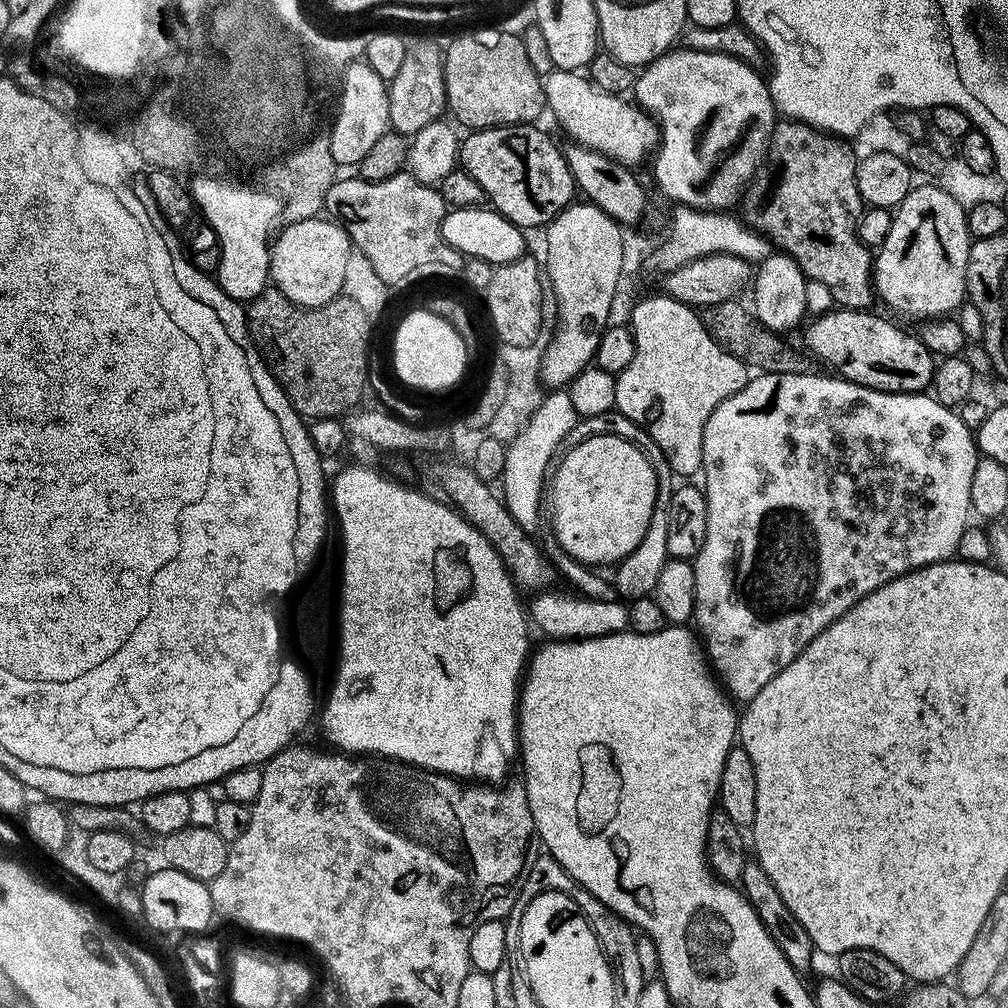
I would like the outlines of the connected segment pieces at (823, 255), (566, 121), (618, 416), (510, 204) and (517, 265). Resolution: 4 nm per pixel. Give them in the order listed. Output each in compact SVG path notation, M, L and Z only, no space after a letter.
M781 119L774 129L774 156L776 152L776 181L772 184L772 193L768 196L764 208L760 208L756 212L756 217L750 221L751 227L766 237L769 242L775 246L781 253L788 255L798 264L807 276L807 279L814 282L822 282L823 285L830 290L835 303L842 308L859 308L868 310L873 307L872 298L874 300L873 287L873 261L874 256L867 244L862 239L862 217L866 211L866 205L862 197L858 178L856 177L857 159L853 152L853 145L847 139L834 136L830 132L821 132L818 128L811 128L808 124L803 124L801 120Z
M554 68L550 75L543 77L543 85L549 113L551 114L552 112L557 122L569 135L568 138L572 139L575 143L598 150L600 153L604 153L616 161L616 163L625 164L631 168L637 167L636 164L642 163L647 157L649 159L656 148L659 147L659 123L633 101L617 93L602 90L589 77L577 71L572 72Z
M613 410L601 416L585 416L577 419L574 430L570 430L567 438L578 445L586 442L591 436L621 436L623 440L628 440L642 453L646 462L650 462L650 466L656 475L655 515L658 519L652 519L642 542L638 542L636 549L614 568L616 588L625 596L621 596L625 601L631 602L643 596L651 596L656 591L658 574L662 574L662 566L670 559L666 546L666 526L670 526L670 498L674 491L674 483L672 484L672 480L674 481L673 470L666 462L658 442L654 442L654 438L650 438L650 434L646 434L646 430L640 424L630 422L630 418L626 418L621 412Z
M535 123L508 124L500 127L469 131L463 137L459 163L463 171L468 172L482 186L487 203L495 211L500 212L511 224L516 224L521 230L528 228L543 229L549 225L559 212L577 199L578 189L576 179L572 177L570 166L566 162L561 145L555 144Z
M531 254L520 256L509 264L493 267L492 277L487 288L483 289L482 296L501 345L526 346L539 341L540 323L544 320L544 290L546 294L541 261L536 261Z

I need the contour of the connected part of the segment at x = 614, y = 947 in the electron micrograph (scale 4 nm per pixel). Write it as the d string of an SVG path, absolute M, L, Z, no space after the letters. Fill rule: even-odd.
M533 859L529 863L522 889L523 895L531 898L537 892L551 890L570 896L577 913L583 916L588 921L588 925L594 930L594 938L598 938L598 946L610 966L617 989L623 995L625 992L629 998L639 996L646 981L643 978L641 963L638 959L638 946L636 945L638 936L632 925L627 924L621 916L612 912L610 906L606 906L606 902L598 902L598 898L594 898L594 894L590 894L590 890L586 890L581 884L574 882L574 878L570 878L570 874L566 874L566 870L562 870L560 864L549 862L547 859L544 860Z

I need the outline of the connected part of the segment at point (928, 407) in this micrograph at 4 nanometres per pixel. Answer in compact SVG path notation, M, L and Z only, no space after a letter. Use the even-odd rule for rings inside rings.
M765 372L756 374L749 379L748 384L738 394L726 398L710 414L706 422L706 430L702 438L702 487L704 497L708 503L708 517L706 518L706 542L702 542L702 550L697 554L694 567L696 569L696 614L694 617L695 627L698 629L699 639L702 641L702 647L718 677L719 683L726 689L727 695L736 702L747 702L753 700L762 690L762 686L769 684L790 662L794 662L797 654L806 647L812 639L822 630L826 630L838 617L846 614L862 598L869 596L874 590L886 586L892 580L904 576L908 572L916 572L920 568L925 568L931 564L941 564L943 560L951 560L956 556L958 550L958 538L970 526L970 513L972 512L972 503L970 502L970 481L974 479L974 466L978 459L978 449L976 447L976 437L973 429L967 428L962 422L959 411L947 408L936 400L932 394L921 394L918 392L879 392L870 390L866 386L858 386L849 380L842 380L835 374L826 374L828 376L812 376L808 372L799 372L798 374L778 374L777 372Z

